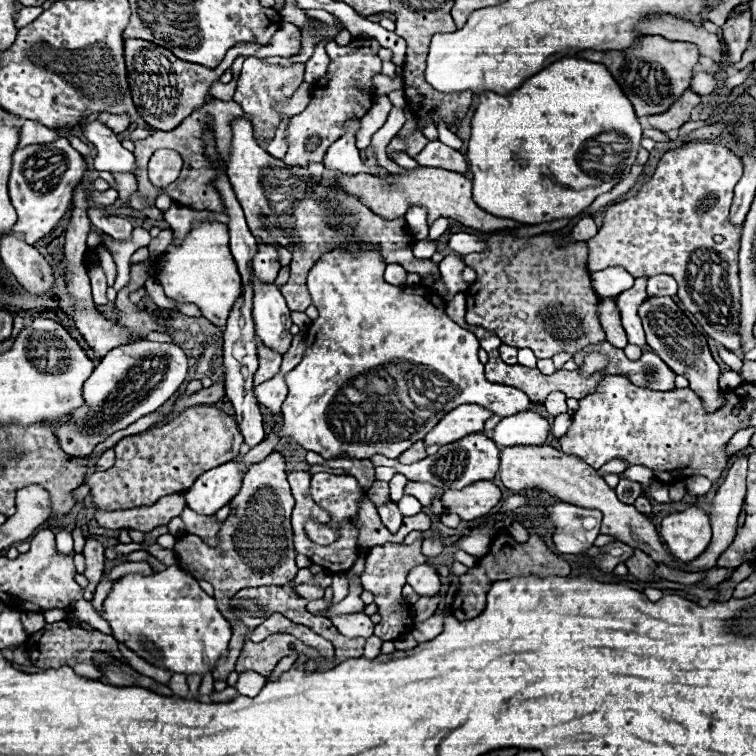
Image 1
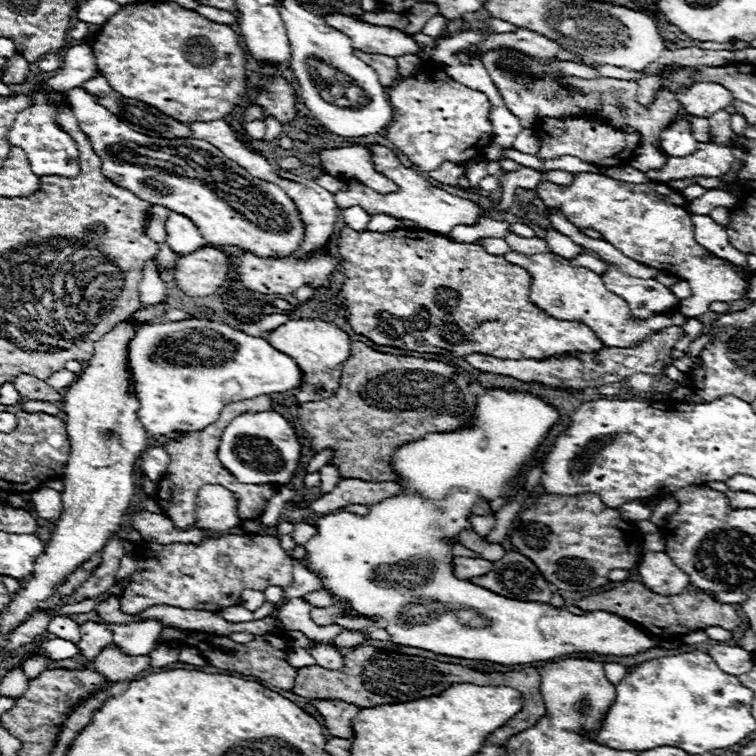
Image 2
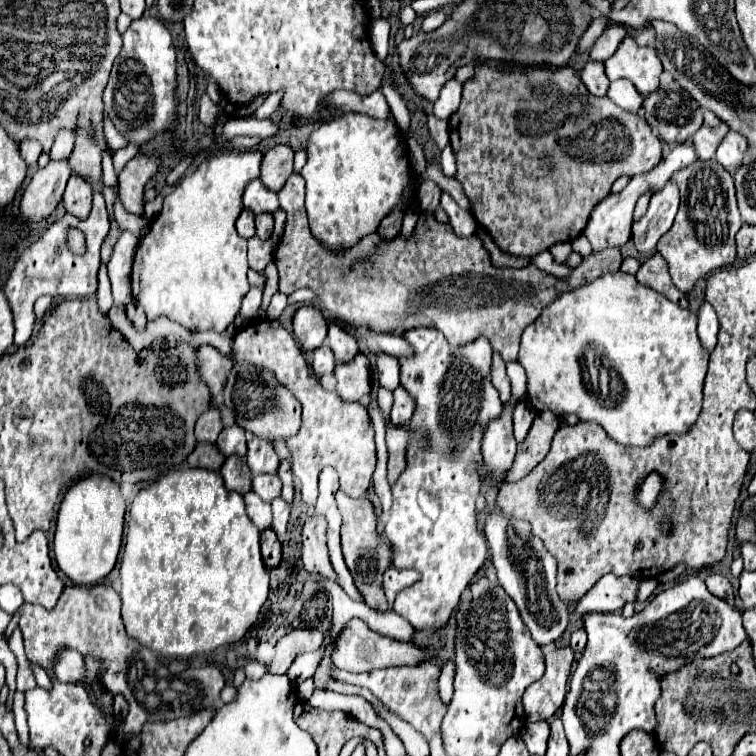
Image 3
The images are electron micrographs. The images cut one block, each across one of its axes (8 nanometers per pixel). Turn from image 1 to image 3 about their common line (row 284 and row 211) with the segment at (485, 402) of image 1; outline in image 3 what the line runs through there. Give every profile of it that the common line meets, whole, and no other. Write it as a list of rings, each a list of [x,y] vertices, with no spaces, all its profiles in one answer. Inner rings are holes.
[[[346,114],[338,120],[324,122],[310,134],[306,156],[308,160],[300,170],[300,176],[306,182],[306,210],[310,218],[310,230],[322,246],[334,252],[348,250],[356,246],[366,234],[376,232],[380,222],[402,202],[402,194],[412,176],[404,142],[392,118],[378,120],[366,114]]]

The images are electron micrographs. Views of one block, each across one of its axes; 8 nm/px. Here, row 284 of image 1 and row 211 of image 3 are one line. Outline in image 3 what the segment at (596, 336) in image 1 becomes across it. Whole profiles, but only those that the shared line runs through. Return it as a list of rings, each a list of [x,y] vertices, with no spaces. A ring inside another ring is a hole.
[[[476,64],[476,74],[472,80],[468,80],[464,84],[464,94],[462,94],[462,104],[458,108],[458,112],[454,112],[450,116],[450,144],[454,148],[456,154],[456,164],[458,164],[458,174],[456,180],[462,184],[472,208],[472,216],[474,220],[492,236],[494,244],[506,252],[506,254],[514,254],[514,256],[536,256],[538,252],[548,250],[554,244],[560,242],[572,242],[576,236],[582,234],[582,230],[588,224],[590,212],[594,210],[594,206],[598,202],[602,202],[608,194],[610,188],[614,184],[614,180],[618,180],[620,176],[636,176],[636,174],[644,174],[650,172],[652,168],[656,168],[662,160],[662,144],[660,138],[652,132],[652,128],[644,122],[642,116],[634,114],[634,112],[626,112],[620,110],[614,102],[610,102],[606,96],[604,98],[596,98],[592,94],[588,94],[586,86],[582,84],[582,80],[574,74],[574,70],[570,66],[564,68],[512,68],[510,72],[504,68],[492,68],[488,64]]]

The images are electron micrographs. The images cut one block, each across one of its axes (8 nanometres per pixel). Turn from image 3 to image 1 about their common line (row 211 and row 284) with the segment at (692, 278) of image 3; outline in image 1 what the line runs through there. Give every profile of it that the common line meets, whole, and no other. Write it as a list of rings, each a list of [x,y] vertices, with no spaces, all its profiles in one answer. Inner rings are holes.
[[[688,142],[680,148],[674,148],[674,150],[668,150],[658,166],[656,166],[656,172],[654,176],[630,198],[626,200],[620,200],[620,202],[614,202],[606,208],[604,212],[604,224],[602,228],[598,230],[598,234],[594,238],[588,240],[588,248],[590,248],[590,258],[588,258],[588,270],[590,272],[598,272],[598,270],[604,270],[608,266],[622,266],[626,268],[634,278],[640,278],[640,276],[652,276],[654,272],[664,272],[672,278],[676,278],[678,282],[678,298],[680,302],[686,306],[688,312],[694,314],[694,318],[702,324],[702,328],[706,330],[706,334],[710,338],[714,338],[716,342],[720,342],[722,346],[726,346],[728,350],[736,352],[740,348],[740,336],[738,336],[738,328],[740,328],[740,286],[738,286],[738,248],[740,248],[740,228],[732,226],[728,222],[728,210],[730,210],[730,204],[732,204],[732,192],[734,192],[734,186],[736,182],[740,180],[742,176],[742,170],[744,170],[744,164],[742,164],[742,158],[736,156],[732,150],[728,150],[726,146],[722,144],[712,144],[712,142]]]

